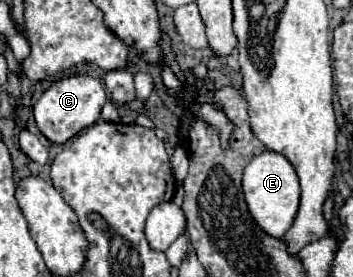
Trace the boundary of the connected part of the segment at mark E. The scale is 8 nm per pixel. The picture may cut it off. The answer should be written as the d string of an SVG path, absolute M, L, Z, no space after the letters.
M265 149L261 155L257 155L243 171L243 193L247 207L253 215L253 219L259 223L263 231L269 235L281 239L289 227L293 225L293 219L299 209L299 177L289 163L289 159L281 153Z

